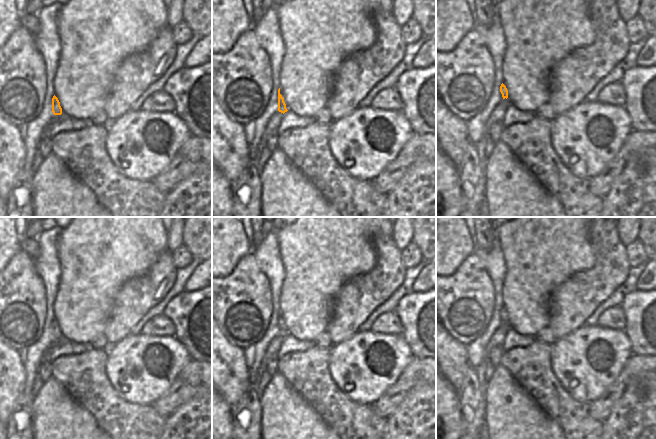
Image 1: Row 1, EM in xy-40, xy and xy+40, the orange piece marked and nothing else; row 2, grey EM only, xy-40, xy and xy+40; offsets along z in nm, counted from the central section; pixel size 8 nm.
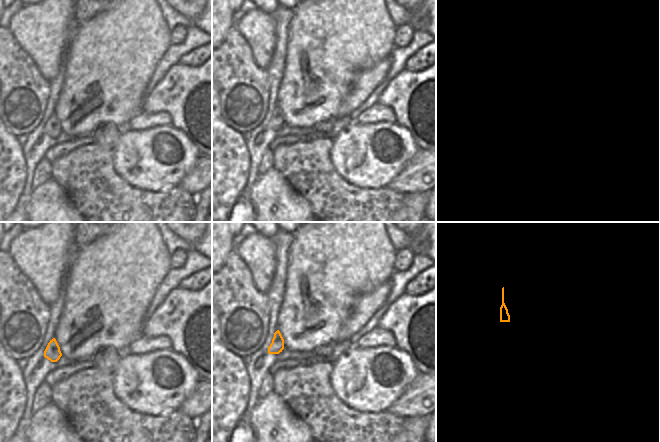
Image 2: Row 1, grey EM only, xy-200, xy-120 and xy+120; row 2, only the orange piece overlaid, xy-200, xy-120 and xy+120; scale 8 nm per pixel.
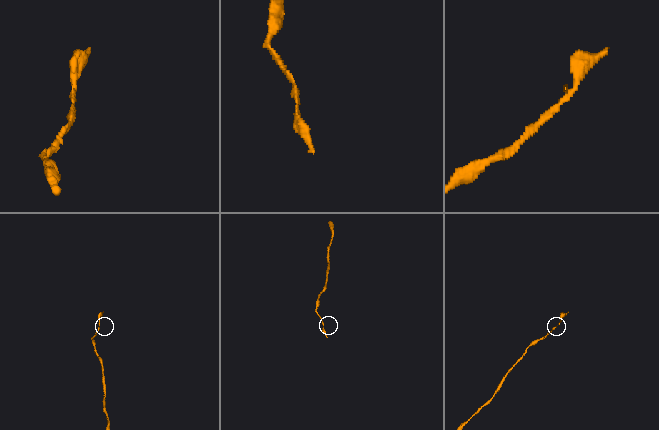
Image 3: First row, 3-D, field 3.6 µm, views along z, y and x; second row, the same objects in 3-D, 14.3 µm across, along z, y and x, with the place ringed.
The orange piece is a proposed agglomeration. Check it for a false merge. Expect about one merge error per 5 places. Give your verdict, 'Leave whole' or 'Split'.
Leave whole.

